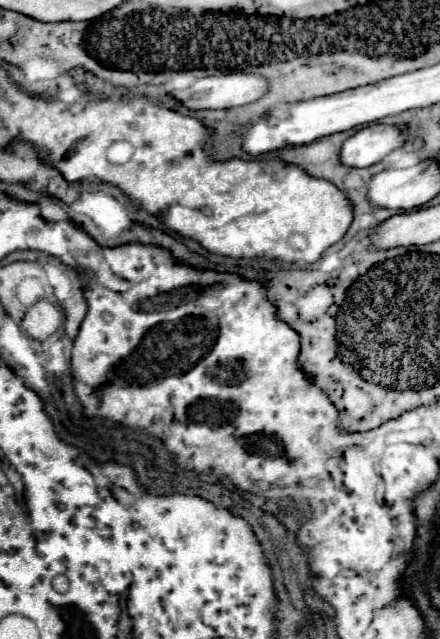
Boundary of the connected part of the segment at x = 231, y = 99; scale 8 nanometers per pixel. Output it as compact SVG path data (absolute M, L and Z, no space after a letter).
M234 72L222 76L208 76L186 90L174 90L172 96L184 102L190 110L236 108L260 100L270 88L270 82L256 74Z

